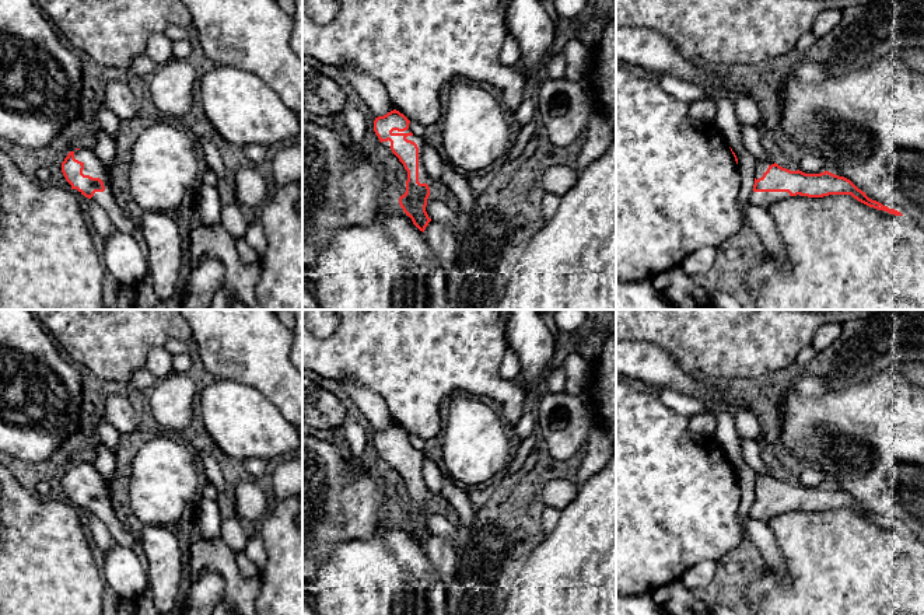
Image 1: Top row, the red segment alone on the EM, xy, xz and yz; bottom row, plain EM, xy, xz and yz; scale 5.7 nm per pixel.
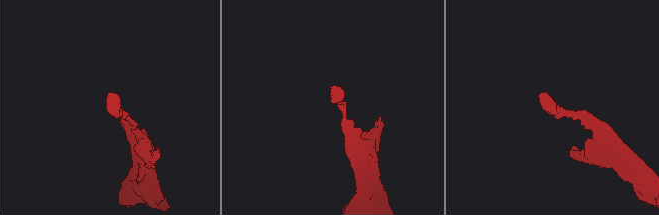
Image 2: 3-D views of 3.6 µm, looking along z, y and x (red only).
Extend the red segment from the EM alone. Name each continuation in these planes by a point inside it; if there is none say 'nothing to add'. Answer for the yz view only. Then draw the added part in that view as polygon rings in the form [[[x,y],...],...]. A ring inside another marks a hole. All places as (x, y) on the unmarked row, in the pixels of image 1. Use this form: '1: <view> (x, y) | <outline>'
1: yz (763, 513) | [[[752,506],[749,514],[756,520],[769,524],[773,517],[787,511],[790,511],[788,506]]]

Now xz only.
1: xz (423, 491) | [[[416,448],[407,450],[406,452],[414,455],[419,461],[419,496],[428,499],[431,496],[431,492],[428,490],[426,481],[424,481],[424,475],[423,475],[426,455],[423,450],[416,450]]]

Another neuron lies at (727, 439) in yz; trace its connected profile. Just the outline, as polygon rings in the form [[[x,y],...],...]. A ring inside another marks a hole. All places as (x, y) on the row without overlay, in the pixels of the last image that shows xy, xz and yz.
[[[650,384],[645,387],[655,391],[666,406],[675,409],[687,419],[697,413],[710,413],[717,417],[717,433],[714,443],[727,454],[728,459],[738,472],[742,499],[736,520],[742,535],[748,537],[742,523],[749,516],[749,511],[753,506],[756,474],[742,458],[741,437],[736,433],[734,417],[725,410],[713,409],[700,399],[679,394],[671,388]]]

